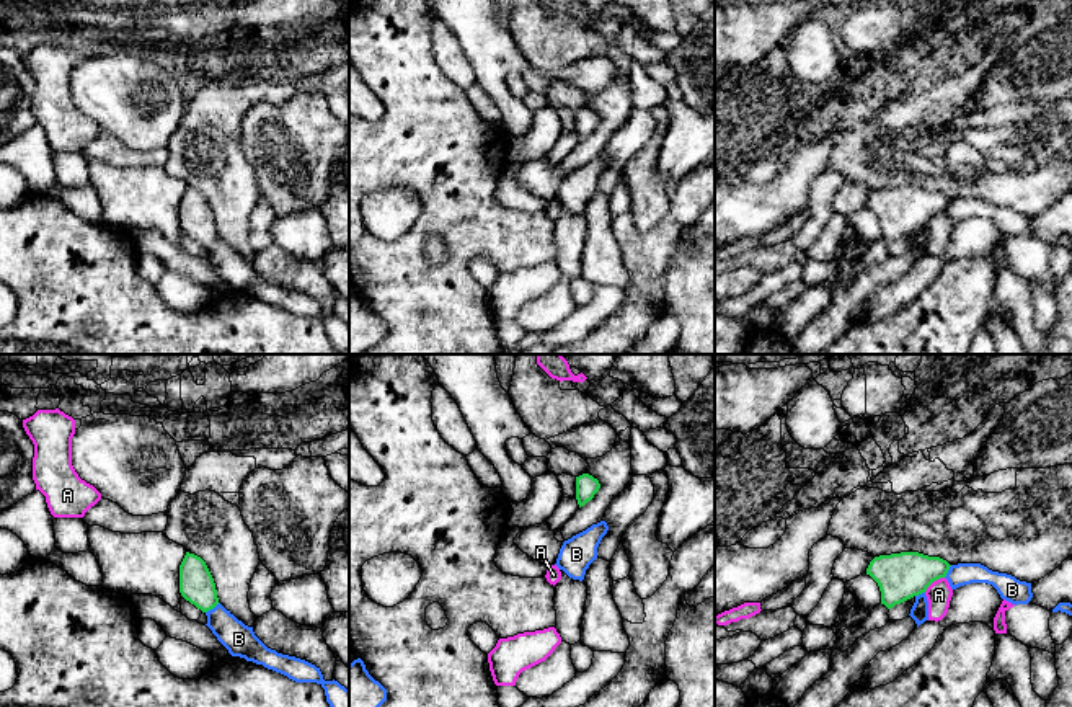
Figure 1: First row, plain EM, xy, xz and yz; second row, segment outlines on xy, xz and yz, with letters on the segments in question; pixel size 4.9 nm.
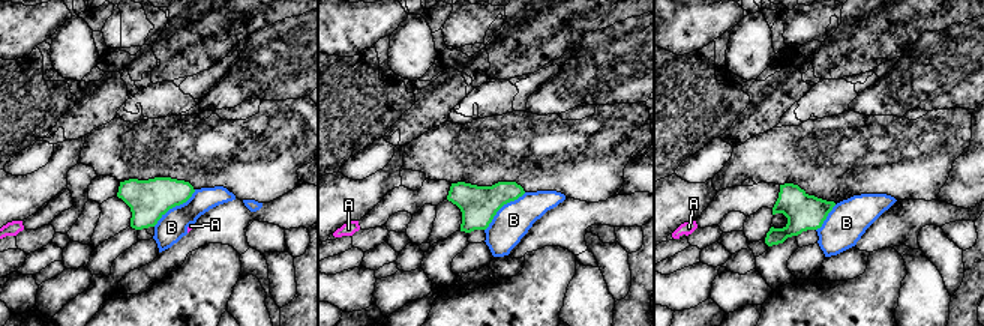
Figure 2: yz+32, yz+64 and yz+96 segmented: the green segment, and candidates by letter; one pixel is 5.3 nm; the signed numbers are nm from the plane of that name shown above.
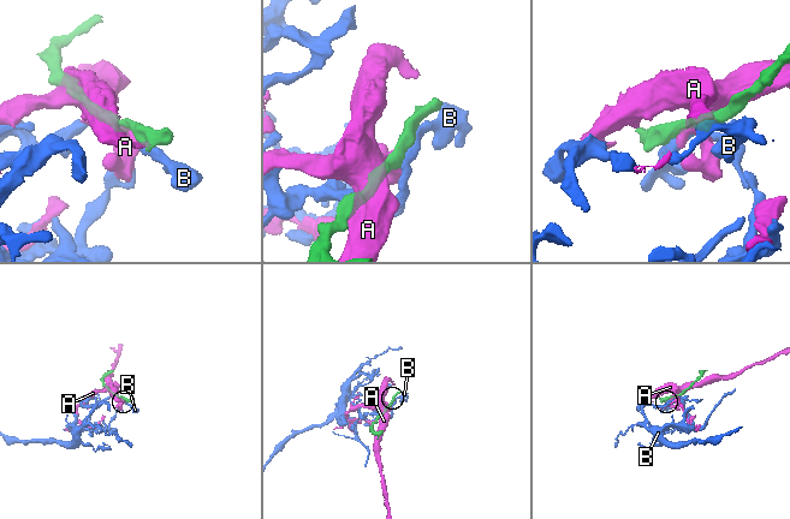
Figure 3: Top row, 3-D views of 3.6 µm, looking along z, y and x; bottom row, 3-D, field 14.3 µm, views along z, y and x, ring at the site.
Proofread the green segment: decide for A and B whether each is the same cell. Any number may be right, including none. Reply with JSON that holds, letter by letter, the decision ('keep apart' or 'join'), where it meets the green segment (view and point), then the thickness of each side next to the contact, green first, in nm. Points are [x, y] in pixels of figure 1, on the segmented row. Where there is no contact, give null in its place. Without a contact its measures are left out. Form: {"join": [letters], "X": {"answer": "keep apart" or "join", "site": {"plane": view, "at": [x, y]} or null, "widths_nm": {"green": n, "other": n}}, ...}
{"join": [], "A": {"answer": "keep apart", "site": {"plane": "yz", "at": [934, 580]}, "widths_nm": {"green": 220, "other": 130}}, "B": {"answer": "keep apart", "site": {"plane": "xy", "at": [212, 608]}, "widths_nm": {"green": 180, "other": 160}}}

